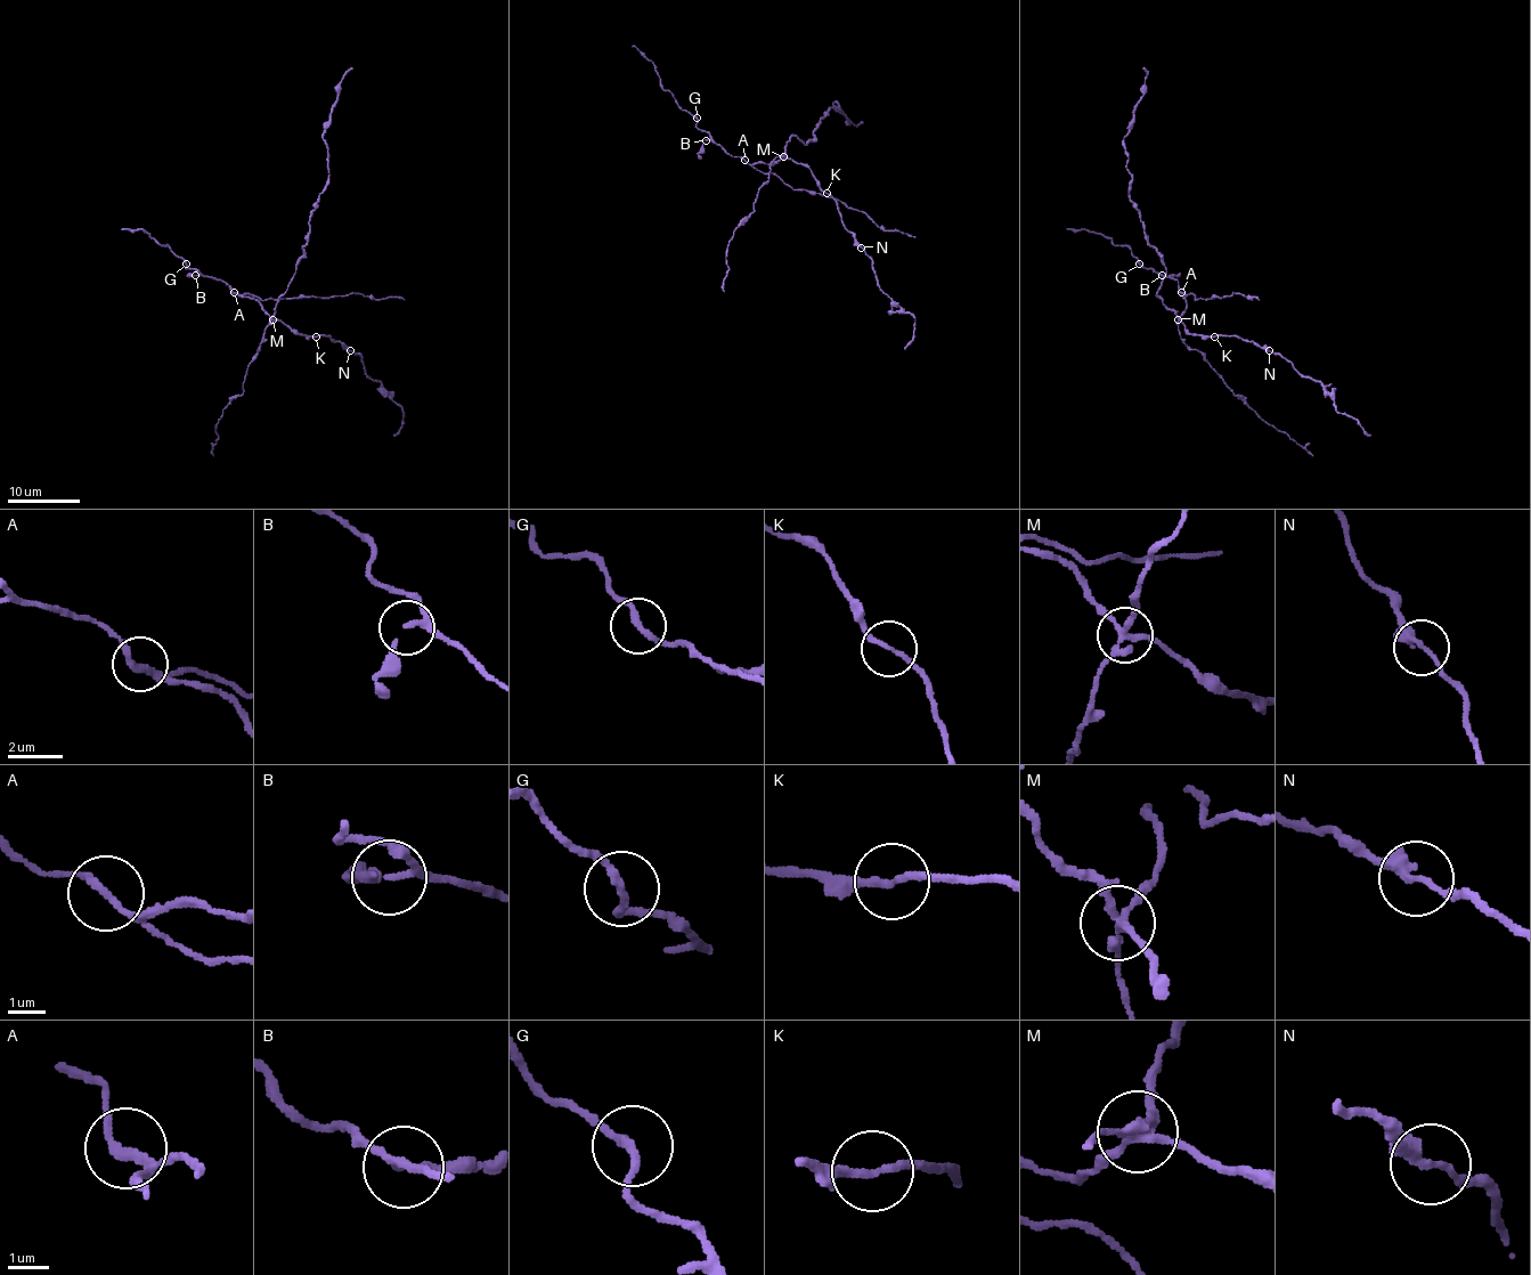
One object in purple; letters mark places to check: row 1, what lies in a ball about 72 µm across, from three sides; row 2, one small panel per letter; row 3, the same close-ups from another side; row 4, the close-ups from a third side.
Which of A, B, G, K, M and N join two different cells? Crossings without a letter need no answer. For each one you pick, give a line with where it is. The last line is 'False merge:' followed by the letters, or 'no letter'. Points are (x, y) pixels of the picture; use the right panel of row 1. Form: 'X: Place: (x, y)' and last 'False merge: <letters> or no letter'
A: Place: (1181, 292)
M: Place: (1178, 319)
False merge: A, M

